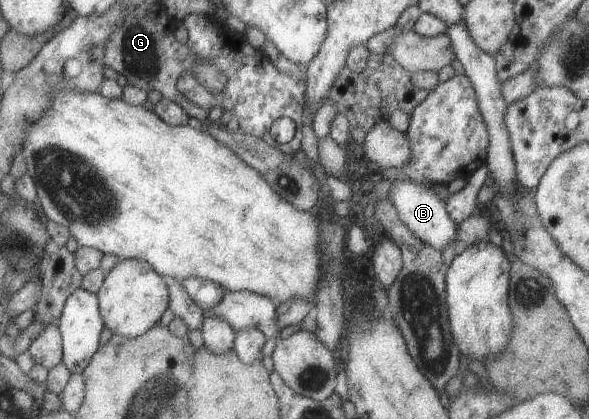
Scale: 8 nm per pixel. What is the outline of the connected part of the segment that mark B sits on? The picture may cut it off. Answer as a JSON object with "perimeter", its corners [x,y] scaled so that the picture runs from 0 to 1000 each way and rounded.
{"perimeter":[[[669,427],[664,437],[662,458],[657,461],[659,475],[669,489],[676,523],[703,558],[703,566],[749,601],[766,580],[774,585],[774,532],[757,508],[756,484],[739,456],[720,446],[718,437],[703,437],[703,432]]]}

